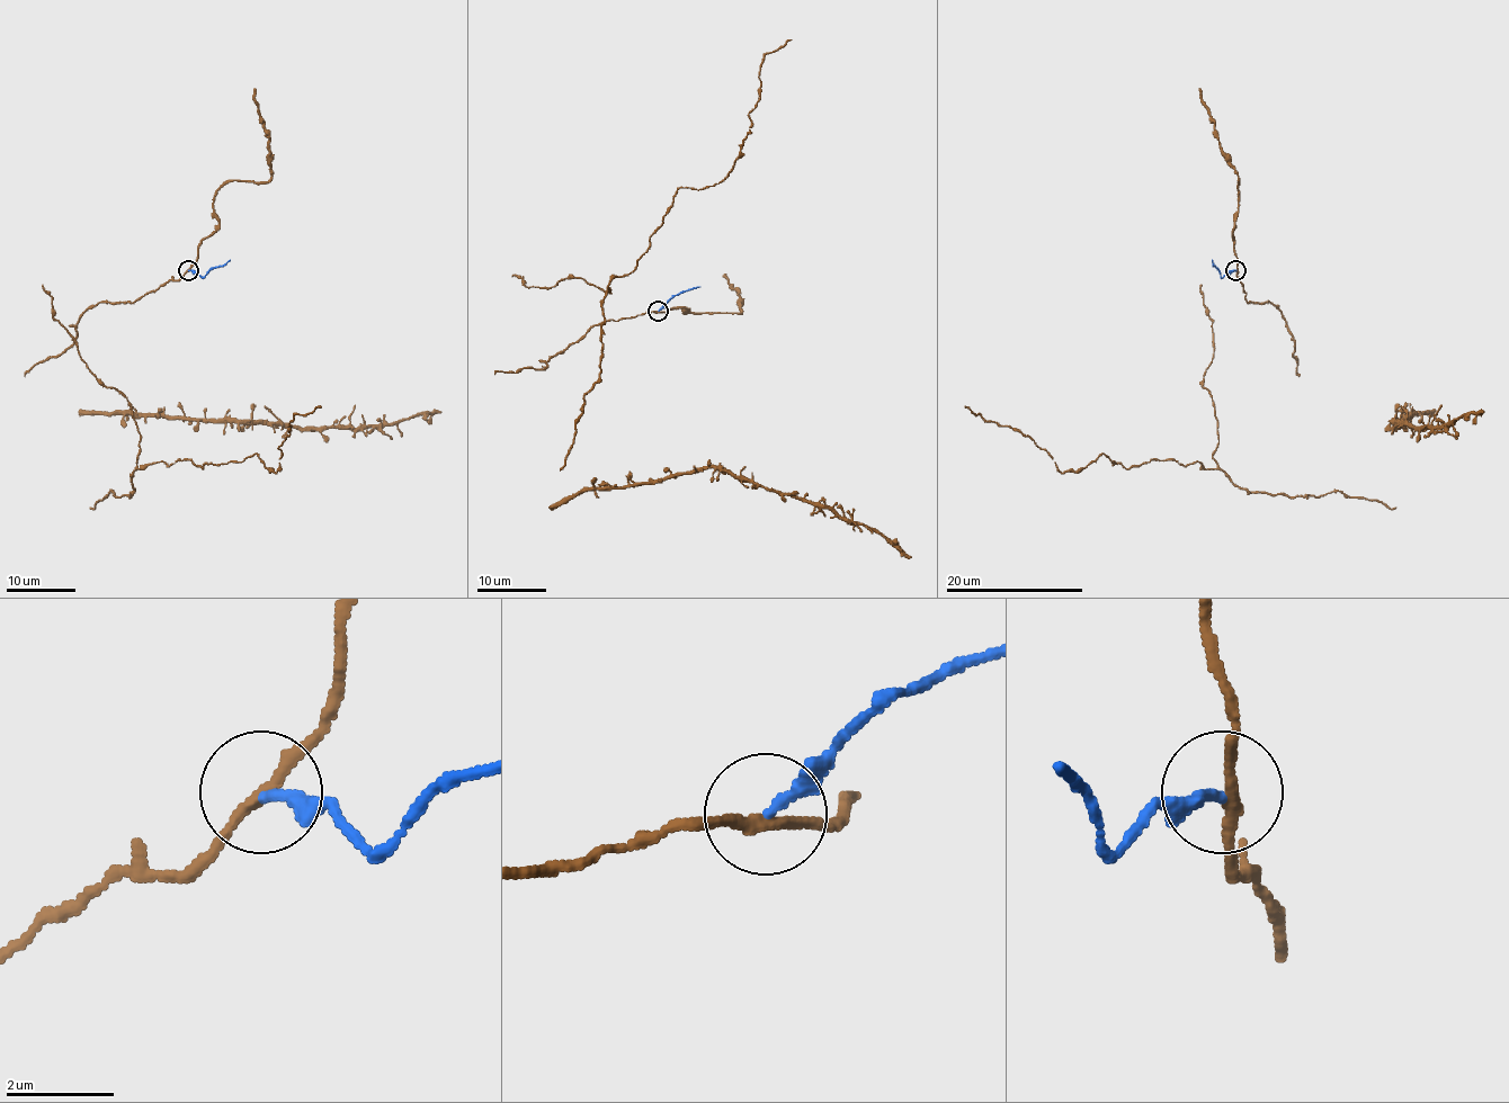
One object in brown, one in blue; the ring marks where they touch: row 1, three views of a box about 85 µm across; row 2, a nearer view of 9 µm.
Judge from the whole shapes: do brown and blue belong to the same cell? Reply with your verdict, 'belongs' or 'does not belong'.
does not belong

